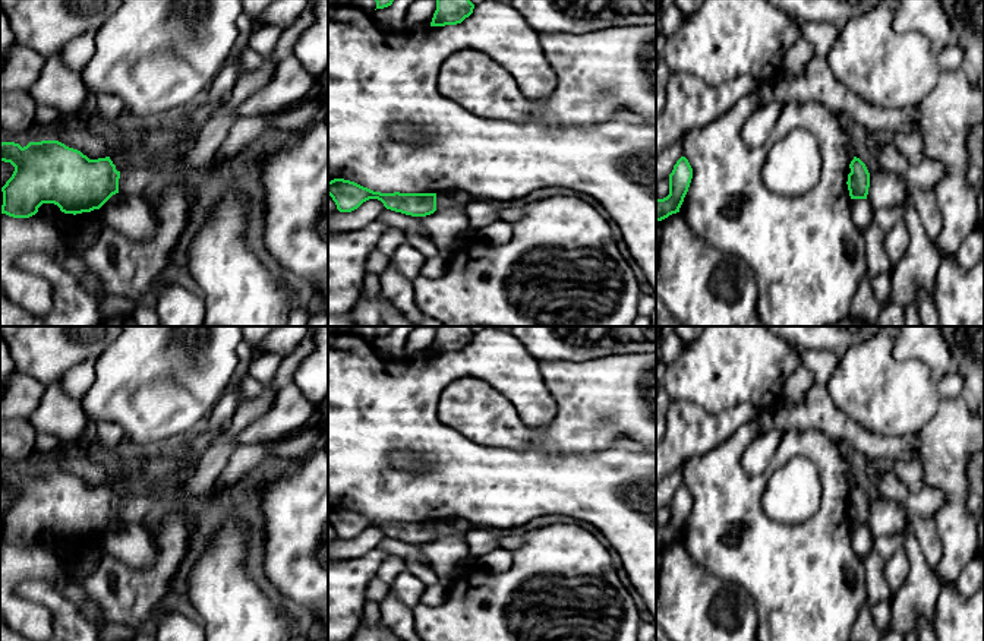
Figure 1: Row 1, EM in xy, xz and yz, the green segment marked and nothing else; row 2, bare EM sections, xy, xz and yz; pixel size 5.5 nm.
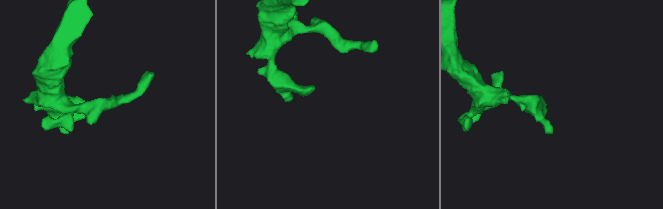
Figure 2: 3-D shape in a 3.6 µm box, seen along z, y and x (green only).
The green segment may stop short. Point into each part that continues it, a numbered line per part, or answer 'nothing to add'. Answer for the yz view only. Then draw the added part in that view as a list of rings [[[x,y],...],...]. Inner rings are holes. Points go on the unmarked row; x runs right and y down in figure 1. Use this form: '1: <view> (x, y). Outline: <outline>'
nothing to add

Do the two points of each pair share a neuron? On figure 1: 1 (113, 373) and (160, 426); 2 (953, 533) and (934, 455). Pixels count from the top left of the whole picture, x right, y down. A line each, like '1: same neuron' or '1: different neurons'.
1: same neuron
2: same neuron

